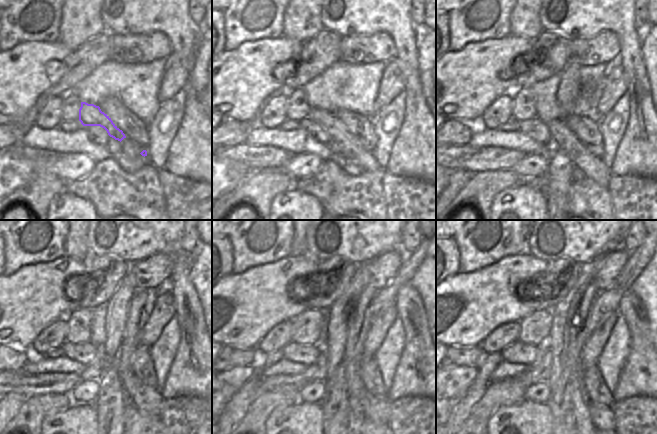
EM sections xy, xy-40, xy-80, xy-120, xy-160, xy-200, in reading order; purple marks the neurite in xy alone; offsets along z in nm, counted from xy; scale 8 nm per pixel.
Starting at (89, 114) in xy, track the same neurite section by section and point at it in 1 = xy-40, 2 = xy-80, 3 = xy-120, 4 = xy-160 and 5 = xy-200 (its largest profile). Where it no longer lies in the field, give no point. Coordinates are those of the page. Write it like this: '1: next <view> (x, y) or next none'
1: next xy-40 (350, 150)
2: next xy-80 (594, 168)
3: next xy-120 (146, 398)
4: next xy-160 (376, 408)
5: next xy-200 (602, 417)

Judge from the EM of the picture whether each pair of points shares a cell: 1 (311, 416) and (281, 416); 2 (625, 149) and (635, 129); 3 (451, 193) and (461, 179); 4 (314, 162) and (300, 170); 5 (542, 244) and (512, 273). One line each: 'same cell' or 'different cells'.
1: same cell
2: same cell
3: same cell
4: same cell
5: different cells

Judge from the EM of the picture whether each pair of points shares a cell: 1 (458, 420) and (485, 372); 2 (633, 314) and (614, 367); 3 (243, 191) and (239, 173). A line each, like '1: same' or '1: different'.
1: same
2: different
3: different

